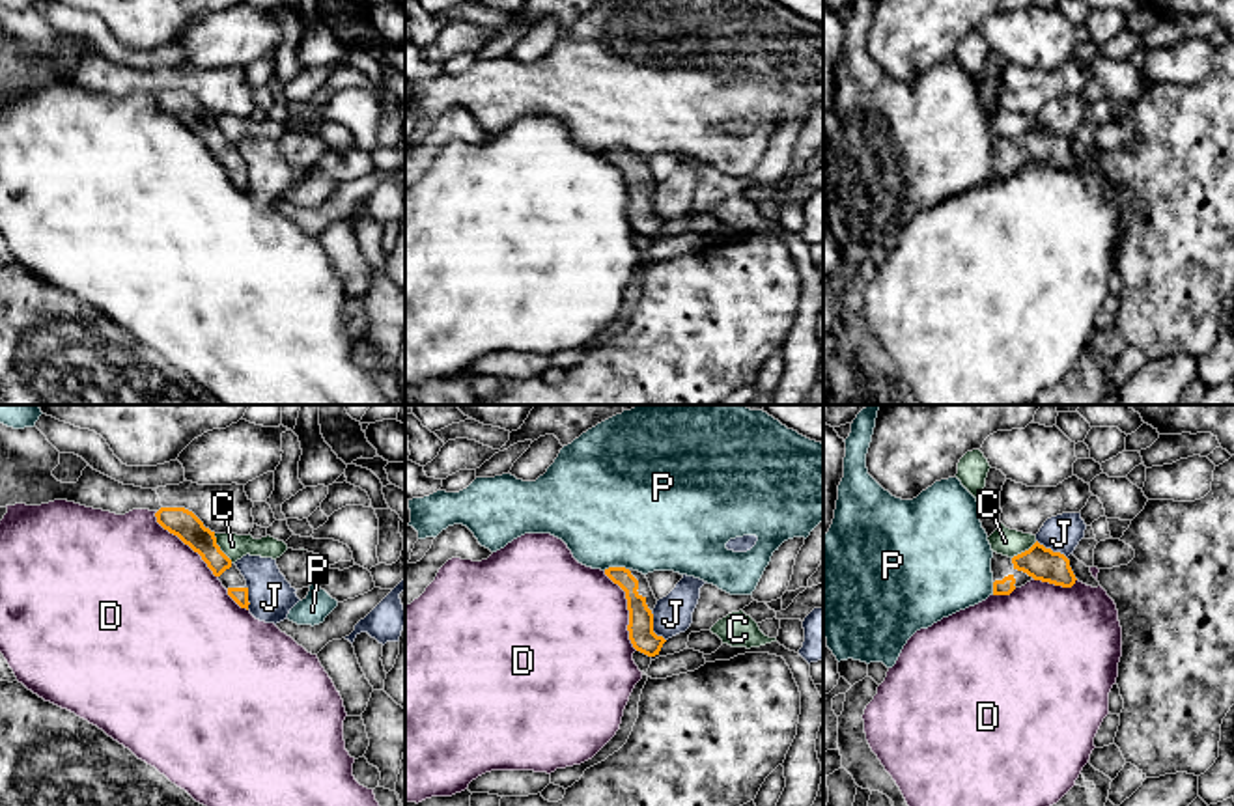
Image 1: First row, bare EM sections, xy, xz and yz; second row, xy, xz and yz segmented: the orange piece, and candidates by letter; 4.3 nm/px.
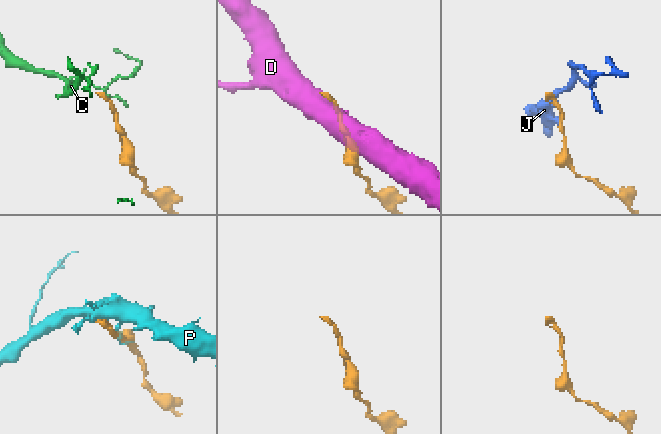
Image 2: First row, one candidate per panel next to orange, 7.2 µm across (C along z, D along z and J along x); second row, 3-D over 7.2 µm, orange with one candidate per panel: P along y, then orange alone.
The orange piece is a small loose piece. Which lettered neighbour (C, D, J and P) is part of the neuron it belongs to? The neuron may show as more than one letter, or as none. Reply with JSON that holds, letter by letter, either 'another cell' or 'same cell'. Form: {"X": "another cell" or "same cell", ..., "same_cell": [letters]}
{"C": "another cell", "D": "another cell", "J": "another cell", "P": "another cell", "same_cell": []}

